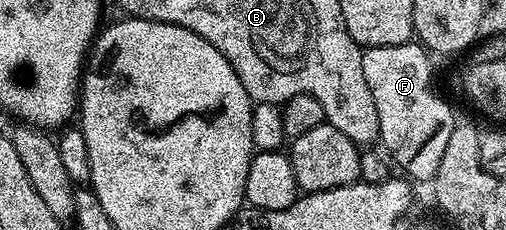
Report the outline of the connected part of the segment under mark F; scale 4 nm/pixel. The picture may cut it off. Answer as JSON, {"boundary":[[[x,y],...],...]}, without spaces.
{"boundary":[[[410,42],[365,48],[361,57],[363,78],[367,78],[371,98],[375,98],[375,110],[379,110],[379,140],[382,145],[385,143],[388,159],[396,167],[398,164],[410,181],[432,181],[439,162],[443,162],[443,150],[447,150],[455,117],[452,106],[433,89],[430,53],[420,43]]]}

